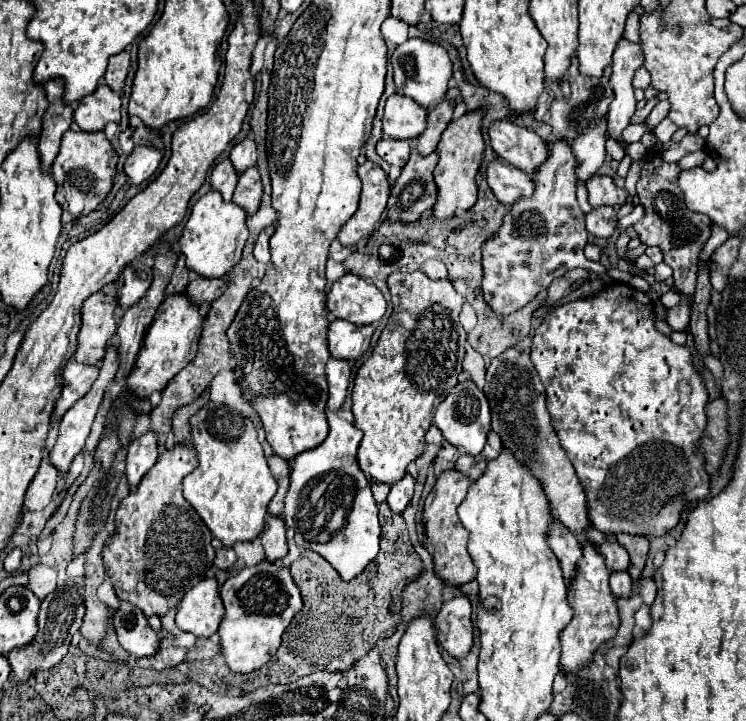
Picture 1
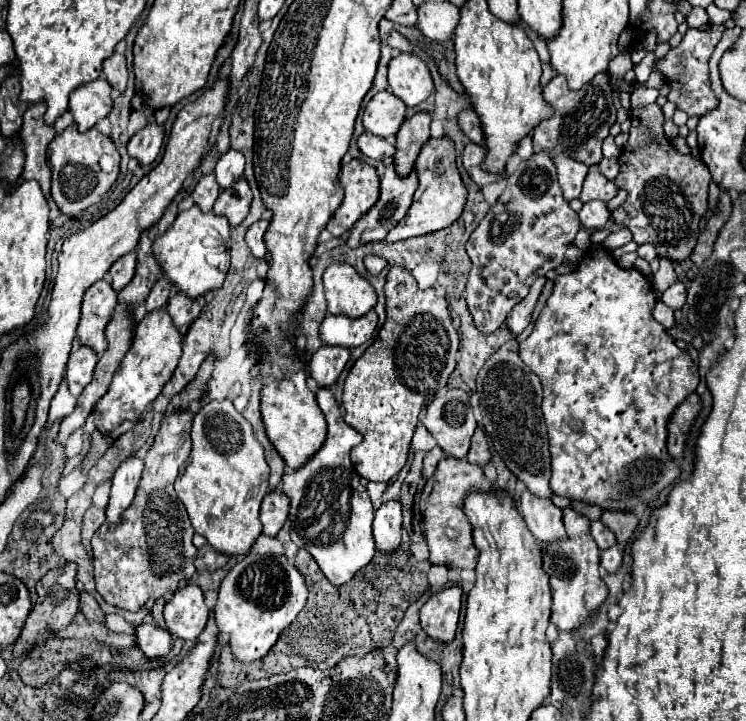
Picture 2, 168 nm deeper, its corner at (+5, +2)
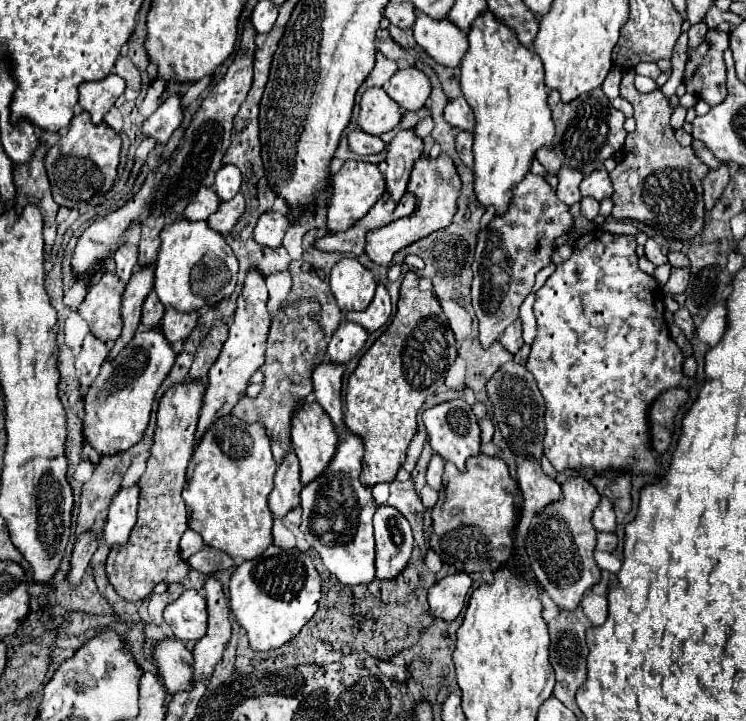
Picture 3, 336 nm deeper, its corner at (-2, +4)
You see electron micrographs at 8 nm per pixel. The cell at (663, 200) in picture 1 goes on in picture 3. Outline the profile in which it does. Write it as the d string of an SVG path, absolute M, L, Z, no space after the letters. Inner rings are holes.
M625 70L621 96L631 102L637 128L627 134L623 160L609 174L615 190L611 196L615 202L611 216L615 220L637 220L659 232L665 240L689 242L693 236L701 234L701 228L705 226L701 180L709 168L695 156L691 146L685 148L675 140L675 130L669 124L669 98L665 98L661 90L643 94L635 88L633 80L635 70Z

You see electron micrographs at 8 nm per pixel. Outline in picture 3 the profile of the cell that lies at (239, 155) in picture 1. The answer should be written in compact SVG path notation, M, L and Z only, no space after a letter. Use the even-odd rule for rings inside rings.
M225 164L221 166L221 170L217 172L217 178L215 178L215 184L213 184L213 190L217 192L219 200L231 200L239 188L241 188L241 170L233 164Z

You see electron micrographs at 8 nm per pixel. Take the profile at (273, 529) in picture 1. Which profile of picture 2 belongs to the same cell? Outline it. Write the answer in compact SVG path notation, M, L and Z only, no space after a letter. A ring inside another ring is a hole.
M270 490L264 496L262 510L260 510L260 520L264 524L264 534L266 536L276 536L278 534L284 520L288 518L288 510L290 510L290 498L282 490Z

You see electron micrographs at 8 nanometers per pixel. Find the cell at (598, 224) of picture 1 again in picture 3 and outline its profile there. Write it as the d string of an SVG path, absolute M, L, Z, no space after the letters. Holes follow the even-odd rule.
M583 198L581 200L581 216L587 220L595 220L599 216L599 202L593 198Z

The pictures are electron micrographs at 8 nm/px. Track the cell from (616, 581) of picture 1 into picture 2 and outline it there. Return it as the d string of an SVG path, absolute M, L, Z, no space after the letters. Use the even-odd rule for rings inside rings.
M610 546L610 548L606 548L606 550L600 552L600 566L608 574L616 572L620 568L620 562L622 562L622 552L616 546Z

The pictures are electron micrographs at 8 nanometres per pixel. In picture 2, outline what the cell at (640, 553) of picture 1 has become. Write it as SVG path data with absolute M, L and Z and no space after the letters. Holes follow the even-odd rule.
M602 510L600 520L616 534L618 544L626 546L628 538L634 534L634 528L638 526L638 518L634 512L618 512L618 510Z

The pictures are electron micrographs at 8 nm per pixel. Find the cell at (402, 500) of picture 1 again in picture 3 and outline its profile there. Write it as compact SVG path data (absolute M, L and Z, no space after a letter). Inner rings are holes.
M379 506L375 516L375 566L377 578L395 578L409 562L413 548L413 532L409 522L393 506Z

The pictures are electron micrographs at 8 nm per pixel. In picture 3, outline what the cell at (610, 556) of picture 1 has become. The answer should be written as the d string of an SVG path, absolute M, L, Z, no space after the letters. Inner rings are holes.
M601 498L601 504L593 512L593 526L597 532L615 532L617 520L615 520L615 512L609 500Z

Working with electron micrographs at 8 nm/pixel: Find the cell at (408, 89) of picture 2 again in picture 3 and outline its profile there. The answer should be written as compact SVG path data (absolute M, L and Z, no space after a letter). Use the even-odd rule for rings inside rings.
M411 66L393 74L387 92L401 106L401 110L419 110L429 98L431 84L421 70Z

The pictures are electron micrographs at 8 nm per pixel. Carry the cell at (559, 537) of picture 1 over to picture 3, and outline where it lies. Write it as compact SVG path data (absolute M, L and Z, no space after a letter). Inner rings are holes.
M525 460L517 466L519 488L523 492L523 508L537 514L549 504L561 500L561 486L551 480L535 460Z

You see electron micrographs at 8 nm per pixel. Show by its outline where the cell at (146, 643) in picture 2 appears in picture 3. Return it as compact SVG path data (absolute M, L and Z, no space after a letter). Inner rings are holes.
M173 636L159 640L153 646L153 662L155 662L159 674L163 676L169 694L175 694L175 692L181 692L181 690L189 690L189 682L193 680L191 678L193 676L193 656L191 656L191 652L185 648L185 644L181 640L177 640Z

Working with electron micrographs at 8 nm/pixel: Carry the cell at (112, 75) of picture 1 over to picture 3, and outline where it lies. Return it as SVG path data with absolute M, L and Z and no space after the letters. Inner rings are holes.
M121 56L115 62L115 74L119 74L127 82L125 98L135 100L139 96L139 90L141 90L141 76L139 76L139 70L135 68L135 64L127 56Z

